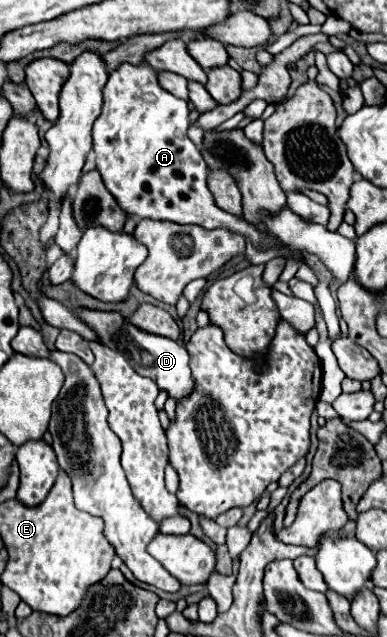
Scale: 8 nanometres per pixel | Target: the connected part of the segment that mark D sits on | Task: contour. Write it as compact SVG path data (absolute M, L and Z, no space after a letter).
M76 307L74 313L96 333L96 337L108 345L110 349L116 349L124 359L136 369L136 373L150 377L156 381L160 389L166 389L170 397L180 401L180 397L188 395L192 391L192 373L188 367L188 351L178 343L168 337L160 337L154 333L146 333L144 329L128 323L118 311L96 311L96 309L86 309L86 307Z

